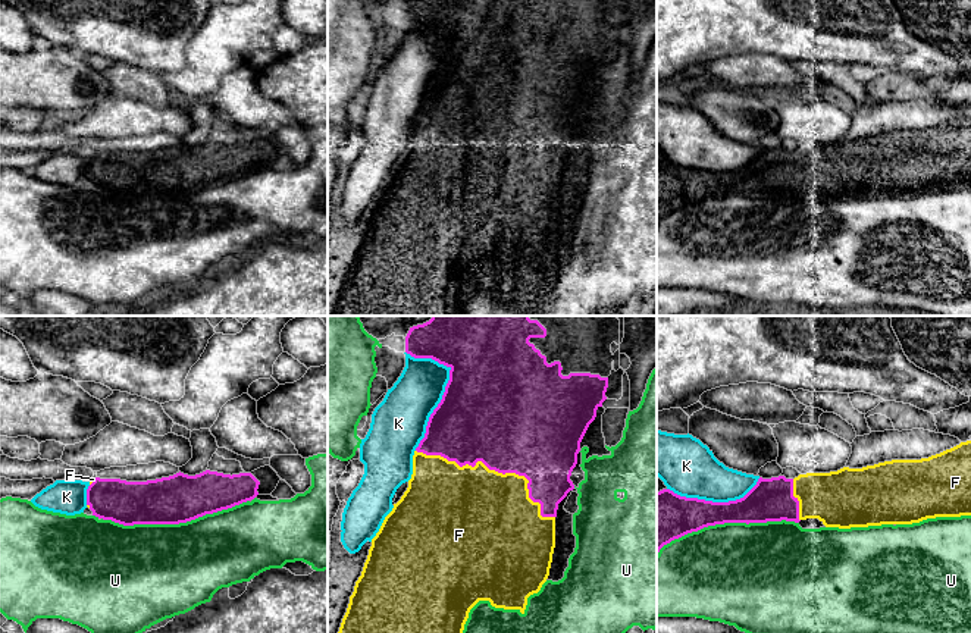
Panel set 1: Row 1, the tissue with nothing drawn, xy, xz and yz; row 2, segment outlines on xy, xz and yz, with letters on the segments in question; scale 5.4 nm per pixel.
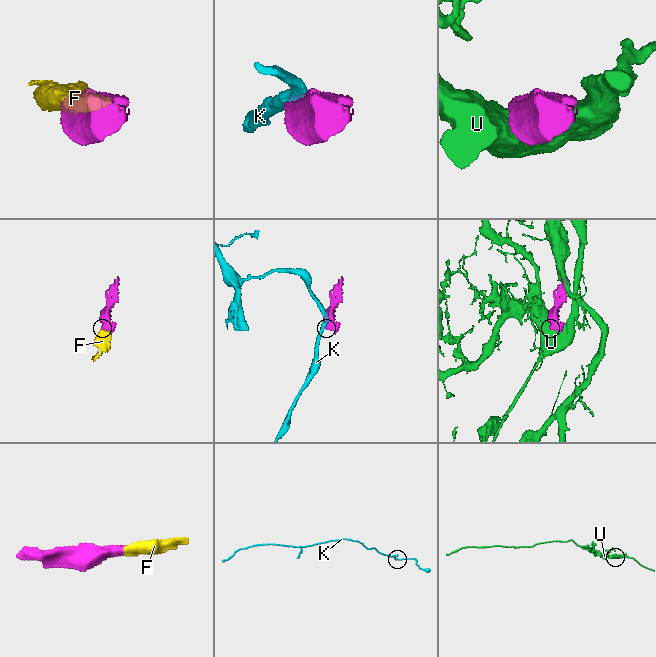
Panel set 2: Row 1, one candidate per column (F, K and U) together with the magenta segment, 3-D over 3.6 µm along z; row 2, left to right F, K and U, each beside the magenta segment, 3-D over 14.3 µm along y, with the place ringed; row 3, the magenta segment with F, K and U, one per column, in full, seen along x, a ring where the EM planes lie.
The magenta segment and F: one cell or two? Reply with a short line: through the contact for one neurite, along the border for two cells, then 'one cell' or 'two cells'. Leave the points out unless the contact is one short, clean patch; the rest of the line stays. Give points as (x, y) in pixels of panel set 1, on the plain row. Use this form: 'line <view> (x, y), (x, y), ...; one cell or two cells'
one cell

